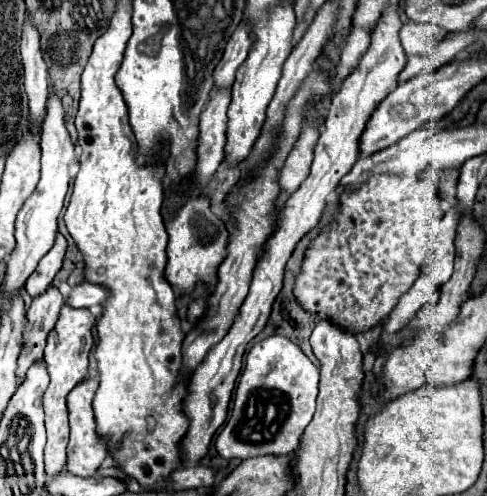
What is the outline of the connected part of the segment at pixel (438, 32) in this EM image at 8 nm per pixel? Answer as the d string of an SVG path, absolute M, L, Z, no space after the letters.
M406 22L400 30L400 44L406 52L406 56L414 54L430 54L436 44L446 40L448 30L434 26L434 24L416 24L416 22Z

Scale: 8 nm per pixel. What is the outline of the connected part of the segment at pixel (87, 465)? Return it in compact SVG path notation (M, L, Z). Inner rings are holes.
M86 378L80 382L68 396L68 412L70 412L70 442L68 442L68 472L74 476L94 476L96 470L104 464L106 460L106 446L102 440L98 440L96 434L96 422L94 422L94 412L92 412L92 398L98 388L98 380Z

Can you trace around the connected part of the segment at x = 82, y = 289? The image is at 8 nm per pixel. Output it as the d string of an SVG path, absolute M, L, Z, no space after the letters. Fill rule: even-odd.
M82 282L72 288L72 292L66 298L66 304L72 308L92 308L102 304L108 298L108 290L90 282Z

